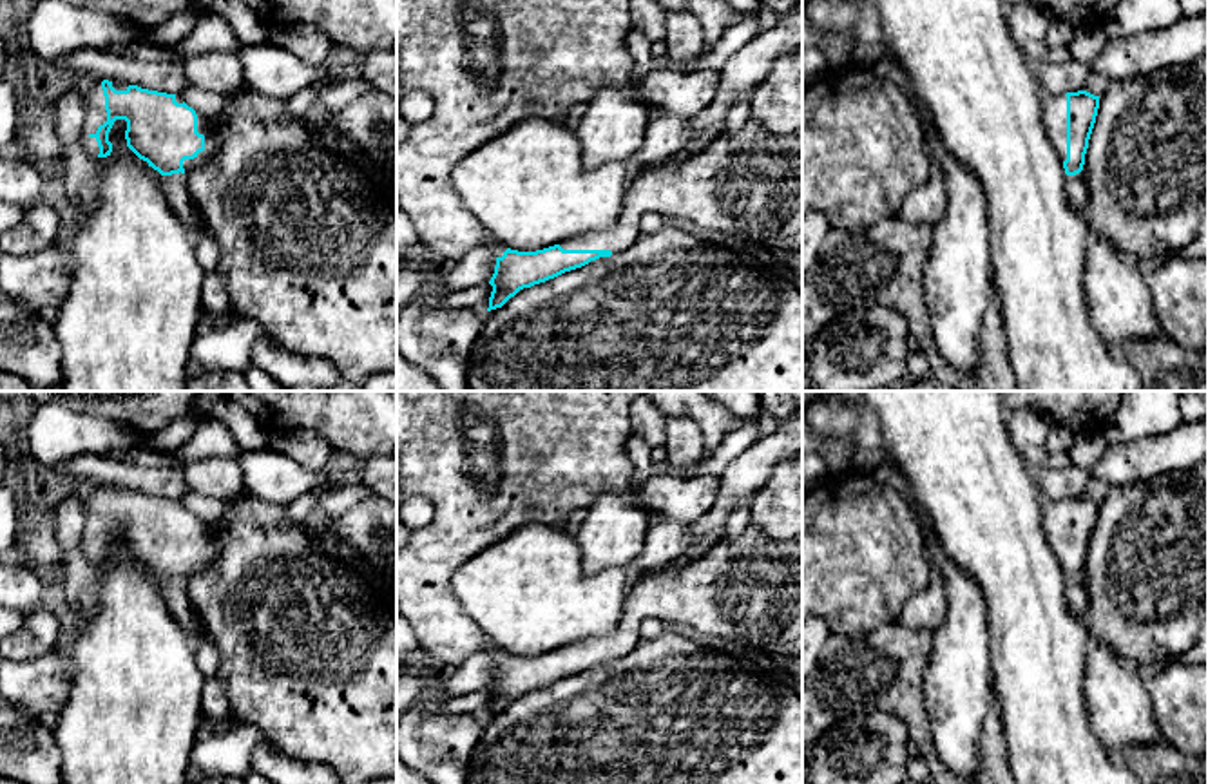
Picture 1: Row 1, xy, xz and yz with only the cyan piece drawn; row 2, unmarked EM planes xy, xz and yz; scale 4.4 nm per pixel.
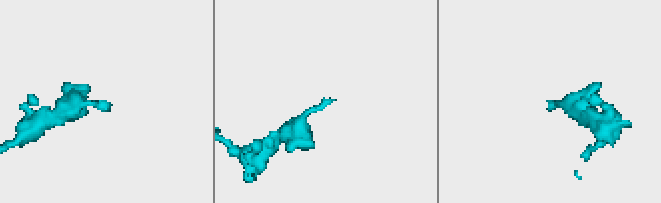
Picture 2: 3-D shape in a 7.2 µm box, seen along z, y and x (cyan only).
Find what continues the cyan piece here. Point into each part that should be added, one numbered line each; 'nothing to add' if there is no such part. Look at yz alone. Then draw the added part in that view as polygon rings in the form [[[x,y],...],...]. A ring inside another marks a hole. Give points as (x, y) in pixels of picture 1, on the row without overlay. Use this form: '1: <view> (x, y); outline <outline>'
1: yz (1054, 511); outline [[[1049,500],[1043,503],[1043,527],[1047,540],[1061,567],[1067,565],[1067,502]]]

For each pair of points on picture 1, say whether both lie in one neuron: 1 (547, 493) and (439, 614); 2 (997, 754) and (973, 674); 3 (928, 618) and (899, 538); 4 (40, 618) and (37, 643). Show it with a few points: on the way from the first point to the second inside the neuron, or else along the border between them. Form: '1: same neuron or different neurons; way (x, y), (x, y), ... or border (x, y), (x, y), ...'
1: same neuron; way (508, 497), (439, 565), (439, 574)
2: different neurons; border (997, 694), (989, 703), (977, 759)
3: different neurons; border (933, 574), (902, 605), (897, 621)
4: same neuron; way (40, 623), (37, 638)

